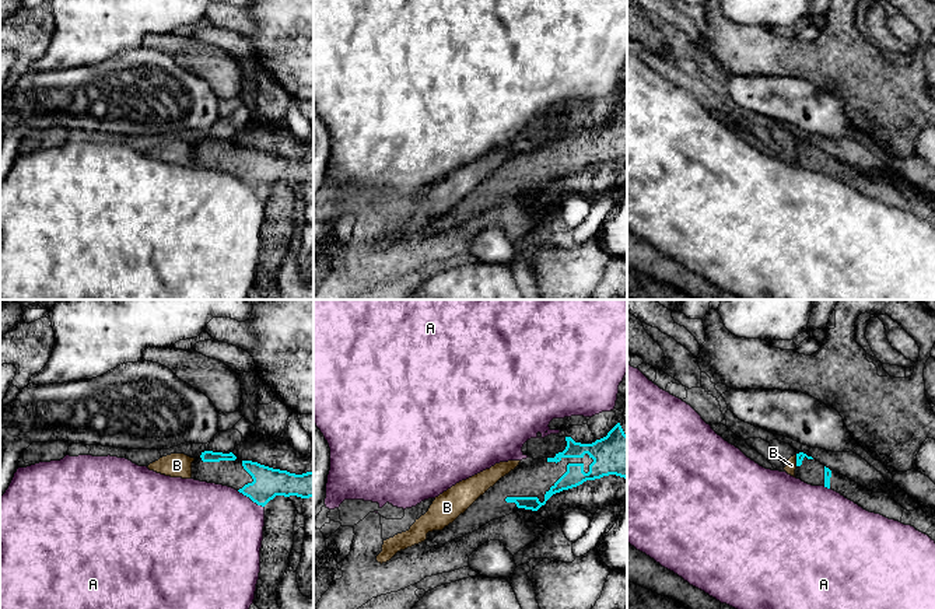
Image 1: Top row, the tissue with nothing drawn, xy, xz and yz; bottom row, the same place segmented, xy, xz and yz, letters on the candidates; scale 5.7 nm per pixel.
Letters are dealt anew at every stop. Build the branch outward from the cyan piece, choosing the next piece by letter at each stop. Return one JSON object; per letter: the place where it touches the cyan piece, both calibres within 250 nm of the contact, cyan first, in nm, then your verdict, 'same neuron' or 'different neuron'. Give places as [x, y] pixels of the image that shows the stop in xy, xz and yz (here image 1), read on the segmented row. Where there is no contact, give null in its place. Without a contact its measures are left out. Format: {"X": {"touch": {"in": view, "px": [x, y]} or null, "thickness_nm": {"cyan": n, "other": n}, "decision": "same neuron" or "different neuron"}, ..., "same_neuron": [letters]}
{"A": {"touch": {"in": "xy", "px": [251, 499]}, "thickness_nm": {"cyan": 170, "other": 480}, "decision": "different neuron"}, "B": {"touch": {"in": "yz", "px": [797, 461]}, "thickness_nm": {"cyan": 50, "other": 60}, "decision": "different neuron"}, "same_neuron": []}

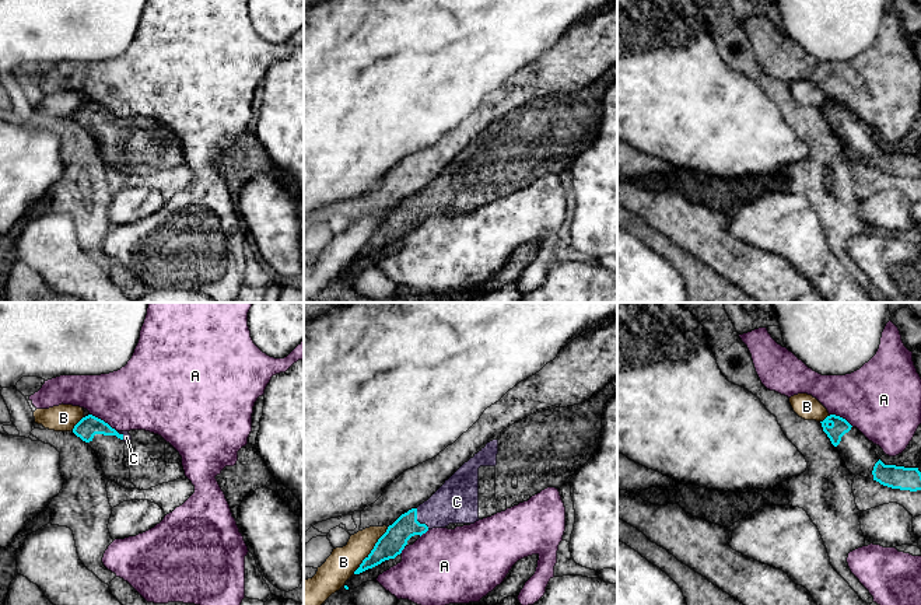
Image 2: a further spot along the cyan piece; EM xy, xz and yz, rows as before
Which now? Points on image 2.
{"A": {"touch": {"in": "xy", "px": [102, 420]}, "thickness_nm": {"cyan": 120, "other": 380}, "decision": "different neuron"}, "B": {"touch": {"in": "xz", "px": [371, 551]}, "thickness_nm": {"cyan": 150, "other": 170}, "decision": "different neuron"}, "C": {"touch": {"in": "xz", "px": [416, 520]}, "thickness_nm": {"cyan": 150, "other": 240}, "decision": "same neuron"}, "same_neuron": ["C"]}

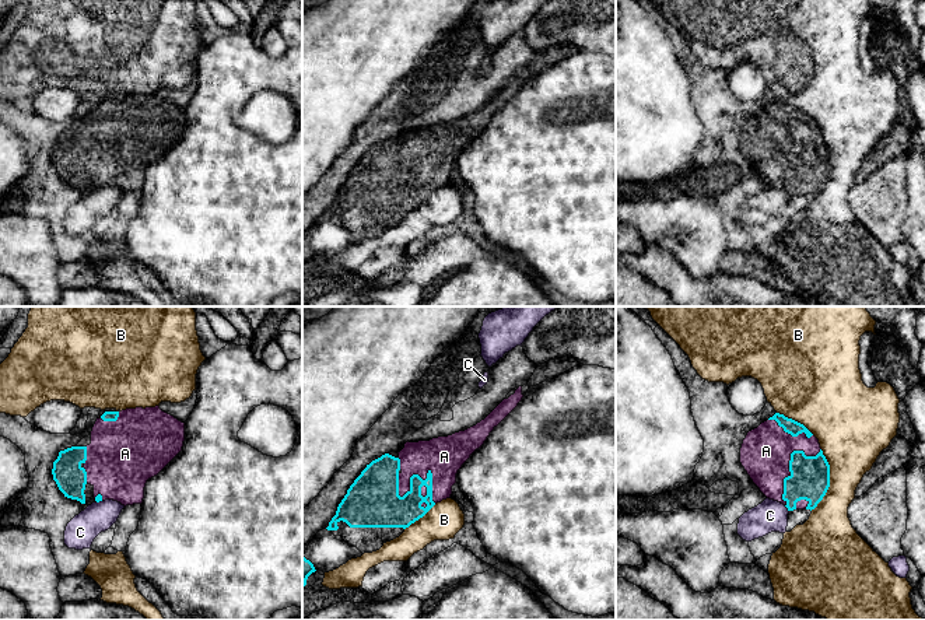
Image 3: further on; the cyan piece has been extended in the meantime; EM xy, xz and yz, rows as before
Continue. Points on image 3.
{"A": {"touch": {"in": "xz", "px": [416, 475]}, "thickness_nm": {"cyan": 260, "other": 220}, "decision": "same neuron"}, "B": {"touch": {"in": "yz", "px": [829, 480]}, "thickness_nm": {"cyan": 220, "other": 340}, "decision": "different neuron"}, "C": {"touch": {"in": "yz", "px": [787, 507]}, "thickness_nm": {"cyan": 220, "other": 180}, "decision": "different neuron"}, "same_neuron": ["A"]}

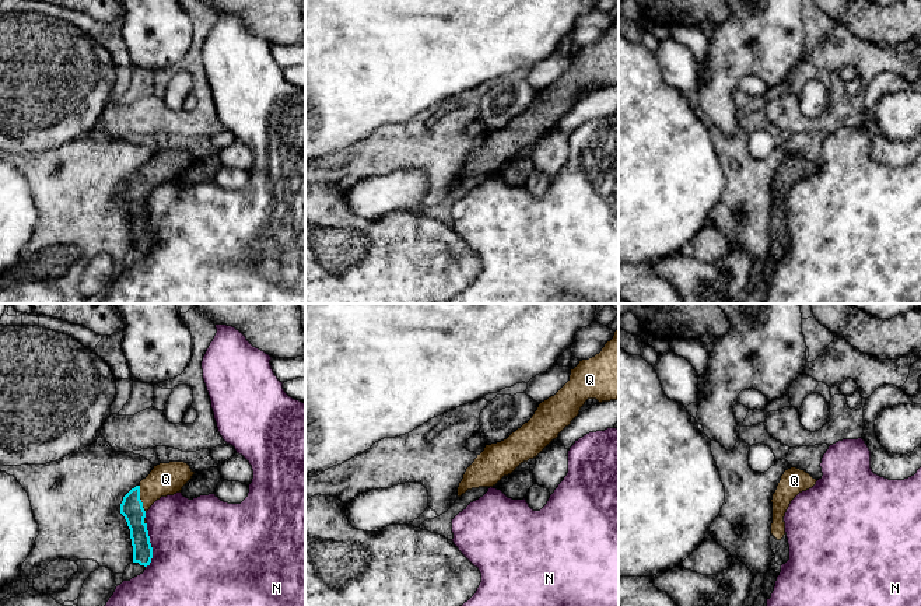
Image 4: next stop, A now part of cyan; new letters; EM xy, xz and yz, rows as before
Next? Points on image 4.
{"N": {"touch": {"in": "xy", "px": [150, 546]}, "thickness_nm": {"cyan": 130, "other": 480}, "decision": "different neuron"}, "Q": {"touch": {"in": "xy", "px": [139, 498]}, "thickness_nm": {"cyan": 130, "other": 190}, "decision": "same neuron"}, "same_neuron": ["Q"]}

